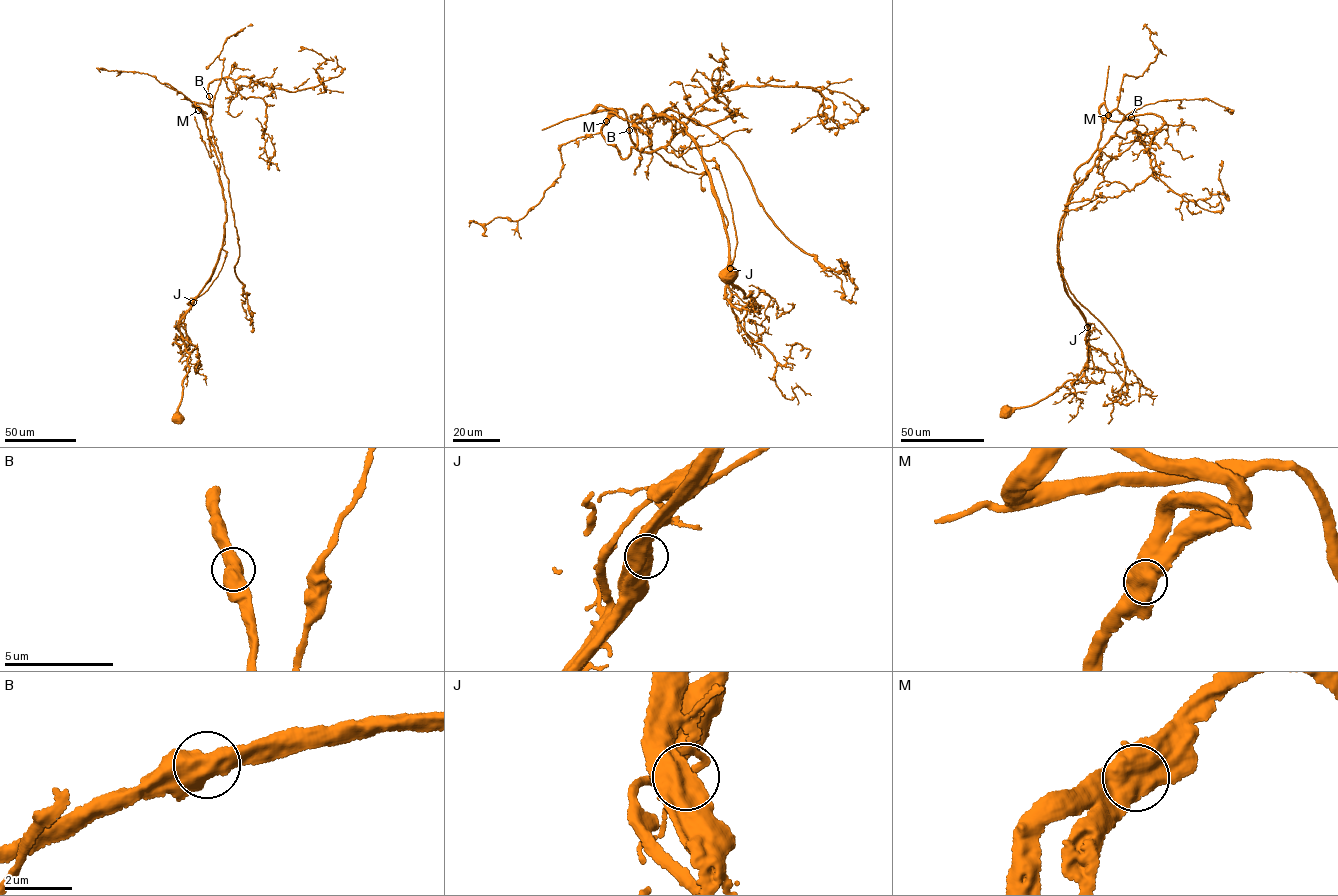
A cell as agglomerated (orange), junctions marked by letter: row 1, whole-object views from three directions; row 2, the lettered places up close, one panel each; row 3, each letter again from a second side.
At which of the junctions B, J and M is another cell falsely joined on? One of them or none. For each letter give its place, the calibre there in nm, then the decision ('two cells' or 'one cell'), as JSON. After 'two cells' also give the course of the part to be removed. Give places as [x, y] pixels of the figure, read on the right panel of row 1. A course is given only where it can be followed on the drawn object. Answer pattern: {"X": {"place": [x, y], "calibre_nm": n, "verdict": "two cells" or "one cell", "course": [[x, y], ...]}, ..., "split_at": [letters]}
{"B": {"place": [1131, 117], "calibre_nm": 650, "verdict": "one cell"}, "J": {"place": [1087, 327], "calibre_nm": 650, "verdict": "one cell"}, "M": {"place": [1108, 115], "calibre_nm": 750, "verdict": "two cells", "course": [[1108, 115], [1103, 121], [1103, 103], [1113, 121], [1160, 116], [1150, 163], [1186, 201], [1225, 195], [1220, 164]]}, "split_at": ["M"]}

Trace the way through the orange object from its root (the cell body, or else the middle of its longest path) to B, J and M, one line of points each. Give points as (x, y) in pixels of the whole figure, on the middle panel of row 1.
B: (725, 275), (755, 308), (725, 294), (686, 128), (647, 104), (593, 111), (629, 130)
J: (725, 275), (743, 296), (751, 293), (755, 308), (736, 308), (727, 298), (724, 288), (730, 268)
M: (725, 275), (755, 308), (725, 294), (726, 234), (683, 124), (647, 104), (607, 121)

